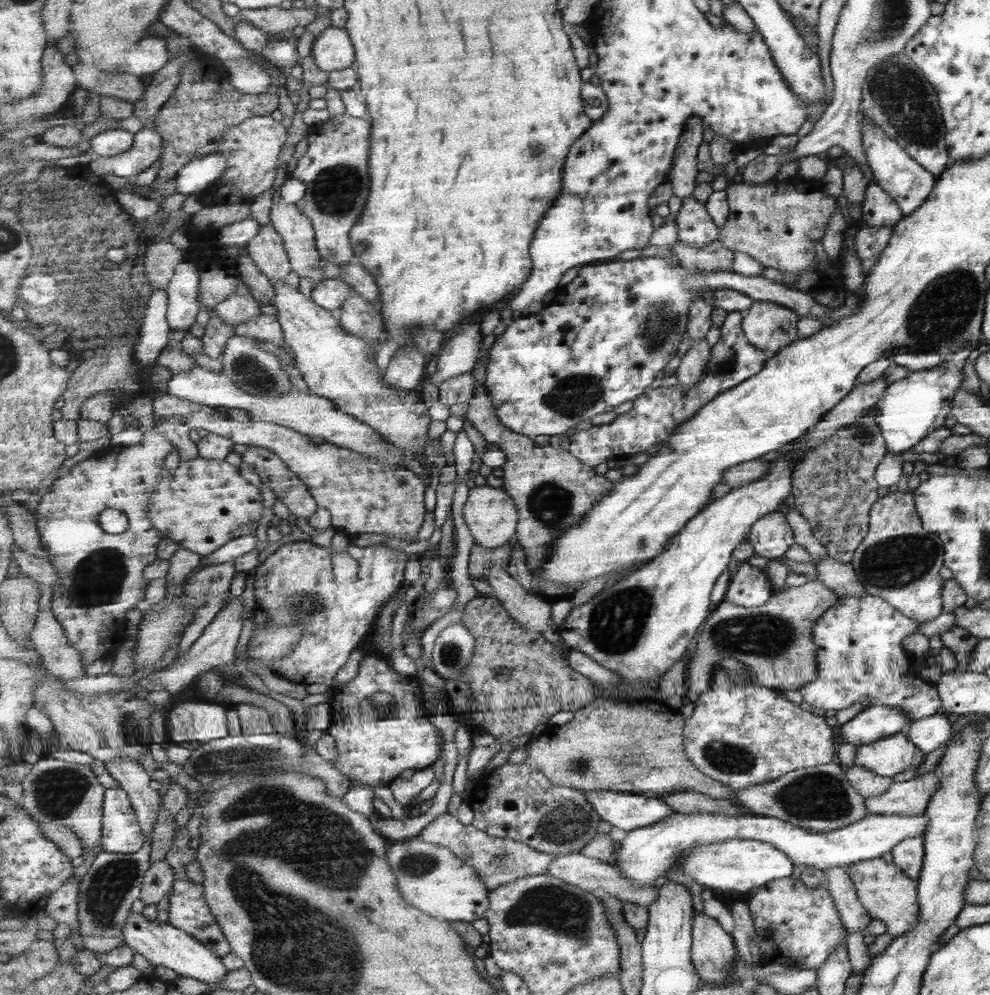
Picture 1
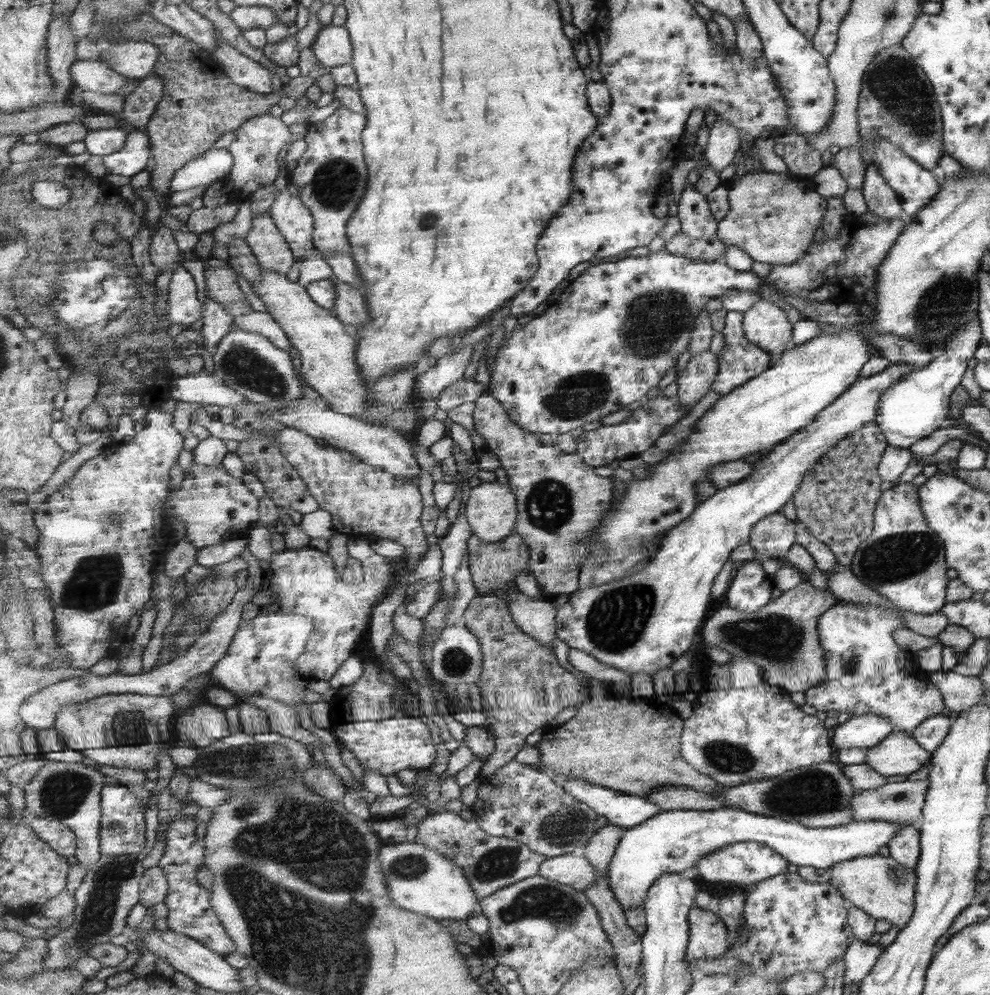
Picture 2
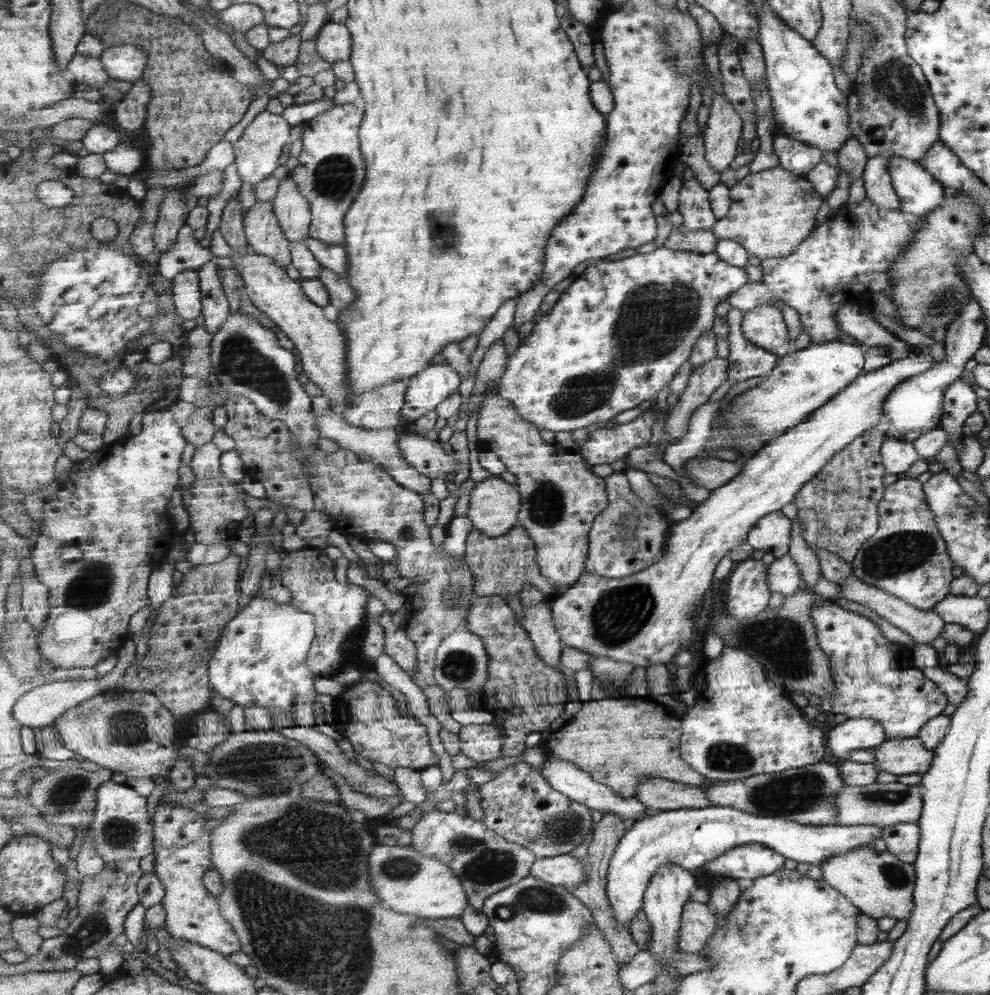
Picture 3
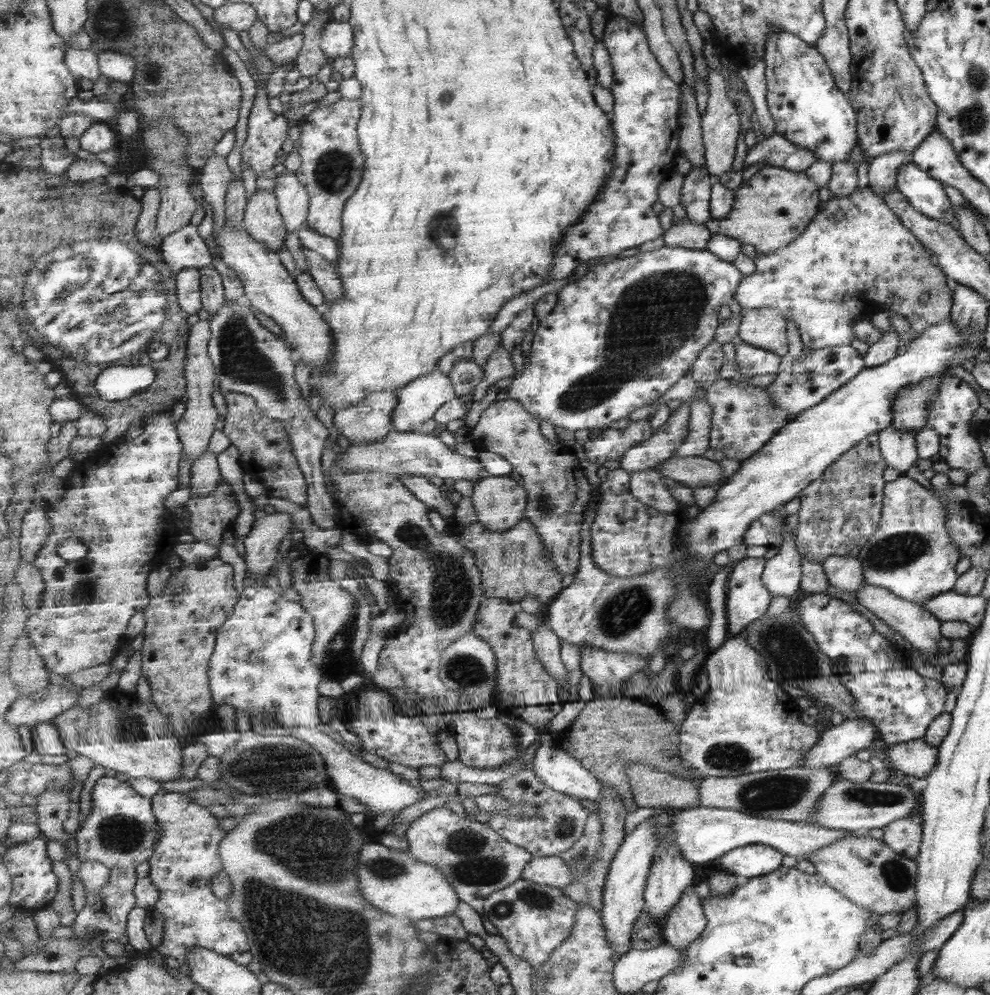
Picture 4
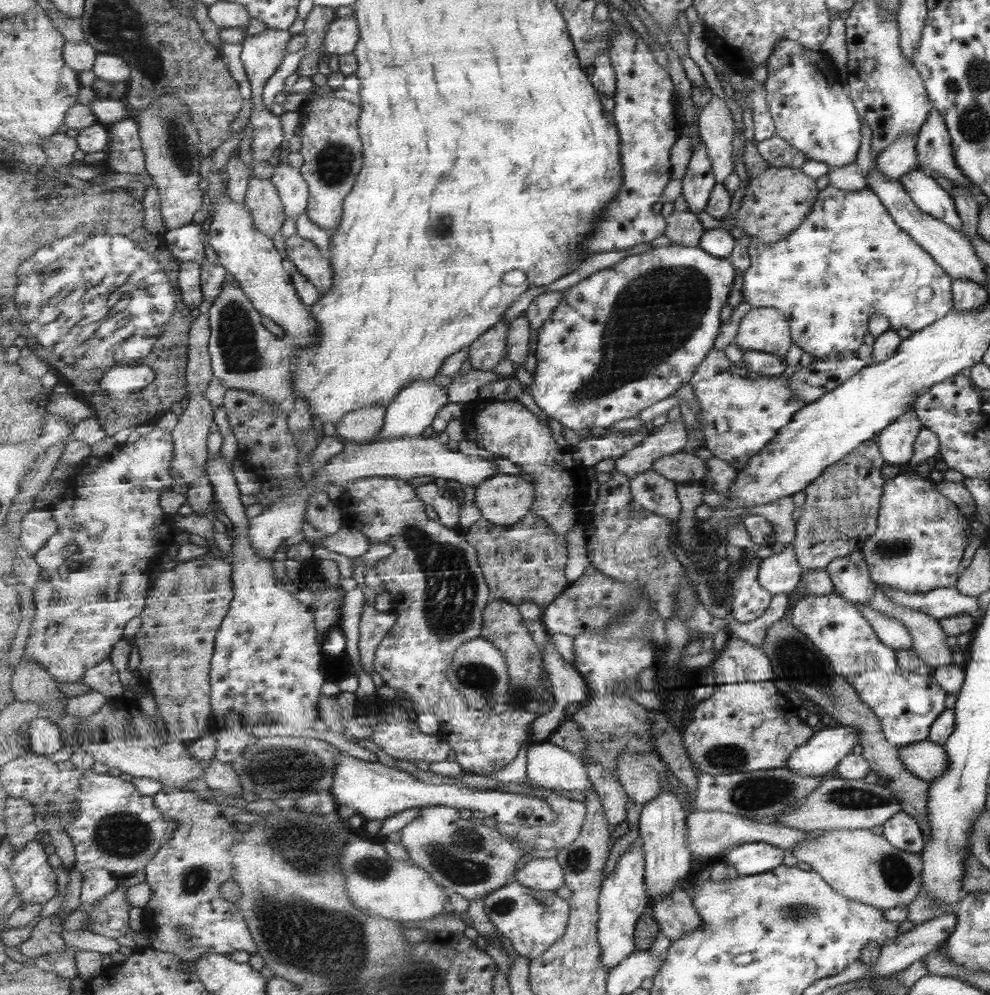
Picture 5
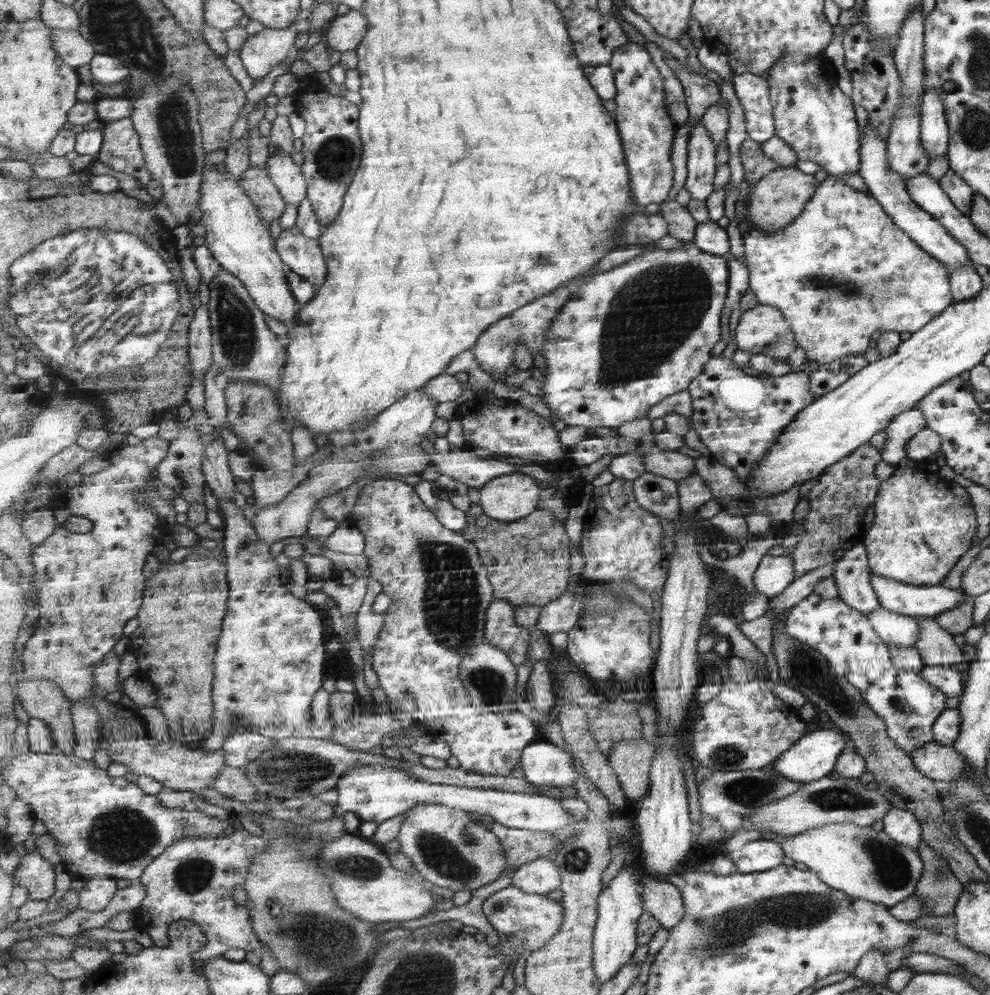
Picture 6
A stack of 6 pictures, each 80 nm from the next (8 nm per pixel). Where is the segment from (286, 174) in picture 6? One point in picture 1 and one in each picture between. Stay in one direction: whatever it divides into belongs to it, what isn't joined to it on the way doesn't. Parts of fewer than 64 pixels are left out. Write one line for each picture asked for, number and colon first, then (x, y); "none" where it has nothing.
1: (297, 229)
2: (294, 219)
3: (293, 210)
4: (293, 195)
5: (294, 190)

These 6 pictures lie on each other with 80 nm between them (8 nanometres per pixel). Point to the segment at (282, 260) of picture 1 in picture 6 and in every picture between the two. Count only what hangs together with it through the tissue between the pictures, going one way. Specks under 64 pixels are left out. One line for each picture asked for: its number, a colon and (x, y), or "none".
2: (269, 244)
3: (265, 234)
4: (264, 222)
5: (263, 199)
6: (266, 195)

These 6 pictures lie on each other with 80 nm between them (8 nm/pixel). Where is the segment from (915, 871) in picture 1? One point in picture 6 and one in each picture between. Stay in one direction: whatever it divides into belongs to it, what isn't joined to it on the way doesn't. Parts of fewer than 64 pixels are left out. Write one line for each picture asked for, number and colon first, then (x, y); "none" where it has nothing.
2: (904, 847)
3: (902, 840)
4: (904, 835)
5: (902, 830)
6: (902, 825)

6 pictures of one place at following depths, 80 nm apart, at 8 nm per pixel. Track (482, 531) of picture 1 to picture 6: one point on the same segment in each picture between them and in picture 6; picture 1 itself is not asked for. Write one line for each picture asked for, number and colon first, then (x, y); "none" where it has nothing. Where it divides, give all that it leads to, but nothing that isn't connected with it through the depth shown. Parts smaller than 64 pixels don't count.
2: (492, 509)
3: (495, 507)
4: (501, 502)
5: (505, 500)
6: (512, 497)

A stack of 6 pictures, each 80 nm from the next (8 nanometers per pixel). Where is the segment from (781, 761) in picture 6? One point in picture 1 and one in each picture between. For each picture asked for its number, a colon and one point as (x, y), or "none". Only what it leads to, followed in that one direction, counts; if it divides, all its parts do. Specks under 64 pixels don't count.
1: (873, 723)
2: (864, 731)
3: (852, 734)
4: (840, 741)
5: (819, 756)

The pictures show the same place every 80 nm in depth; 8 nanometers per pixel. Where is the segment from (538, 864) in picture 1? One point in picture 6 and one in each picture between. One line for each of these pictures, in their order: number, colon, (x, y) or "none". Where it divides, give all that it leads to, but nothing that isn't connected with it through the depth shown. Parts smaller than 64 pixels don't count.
2: (491, 863)
3: (486, 862)
4: (477, 861)
5: (465, 857)
6: (448, 849)

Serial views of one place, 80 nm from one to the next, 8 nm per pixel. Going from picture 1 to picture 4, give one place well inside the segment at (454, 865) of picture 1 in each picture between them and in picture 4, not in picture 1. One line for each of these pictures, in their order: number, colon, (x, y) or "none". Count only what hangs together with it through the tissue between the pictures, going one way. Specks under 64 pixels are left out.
2: (422, 880)
3: (410, 882)
4: (396, 882)

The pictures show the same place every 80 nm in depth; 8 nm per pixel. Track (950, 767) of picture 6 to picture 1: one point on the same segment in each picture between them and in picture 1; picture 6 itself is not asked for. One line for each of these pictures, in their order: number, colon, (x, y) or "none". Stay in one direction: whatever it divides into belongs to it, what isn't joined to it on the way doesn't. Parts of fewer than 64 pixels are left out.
1: (890, 755)
2: (899, 753)
3: (899, 756)
4: (917, 758)
5: (927, 760)

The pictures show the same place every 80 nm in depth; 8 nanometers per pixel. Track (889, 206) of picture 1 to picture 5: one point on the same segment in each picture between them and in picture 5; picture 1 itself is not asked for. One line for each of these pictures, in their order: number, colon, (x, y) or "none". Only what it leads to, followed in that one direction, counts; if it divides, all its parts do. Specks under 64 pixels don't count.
2: (879, 198)
3: (878, 189)
4: (882, 171)
5: (897, 159)

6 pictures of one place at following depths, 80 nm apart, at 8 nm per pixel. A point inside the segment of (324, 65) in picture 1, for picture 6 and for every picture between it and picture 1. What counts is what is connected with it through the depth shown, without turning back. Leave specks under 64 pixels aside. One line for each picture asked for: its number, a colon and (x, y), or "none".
2: (334, 47)
3: (335, 43)
4: (339, 40)
5: (344, 34)
6: (347, 32)

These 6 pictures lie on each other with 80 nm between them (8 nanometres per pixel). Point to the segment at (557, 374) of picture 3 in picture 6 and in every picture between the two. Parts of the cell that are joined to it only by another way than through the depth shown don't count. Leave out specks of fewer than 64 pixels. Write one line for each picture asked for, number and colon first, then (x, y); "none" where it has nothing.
4: (619, 338)
5: (632, 335)
6: (629, 338)

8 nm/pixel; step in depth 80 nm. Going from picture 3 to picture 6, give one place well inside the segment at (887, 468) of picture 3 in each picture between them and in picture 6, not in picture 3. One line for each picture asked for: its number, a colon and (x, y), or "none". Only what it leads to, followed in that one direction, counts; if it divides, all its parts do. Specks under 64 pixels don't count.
4: (897, 447)
5: (895, 442)
6: (905, 425)

